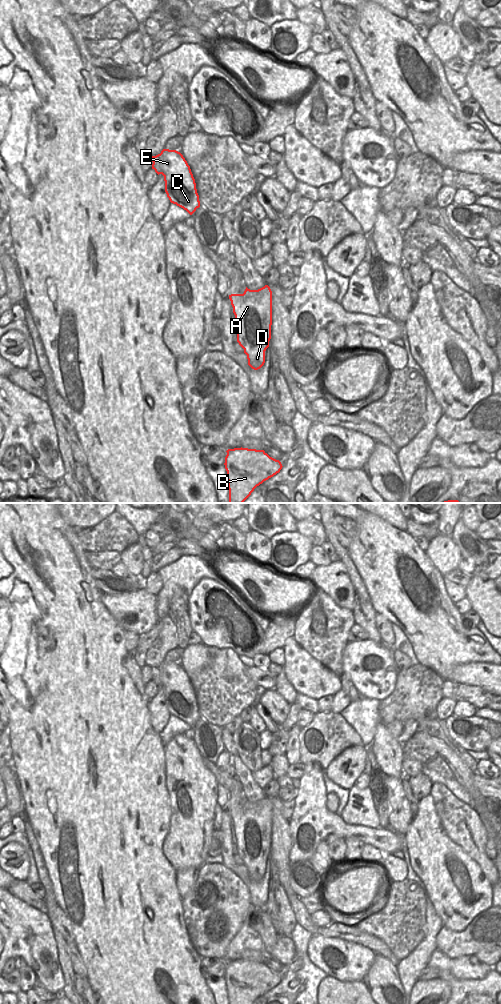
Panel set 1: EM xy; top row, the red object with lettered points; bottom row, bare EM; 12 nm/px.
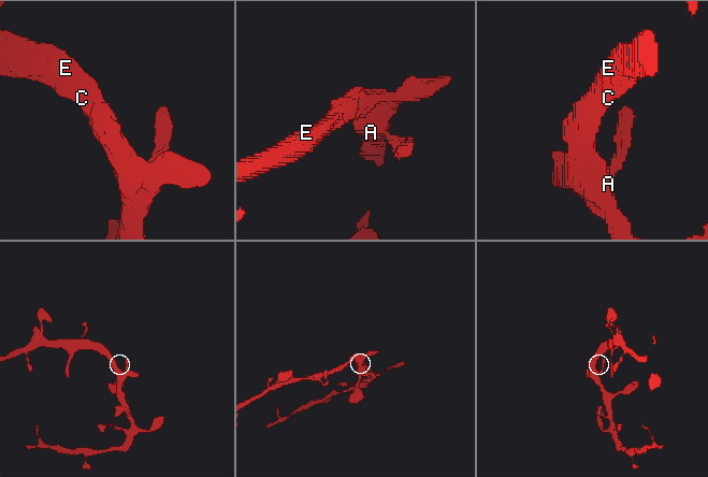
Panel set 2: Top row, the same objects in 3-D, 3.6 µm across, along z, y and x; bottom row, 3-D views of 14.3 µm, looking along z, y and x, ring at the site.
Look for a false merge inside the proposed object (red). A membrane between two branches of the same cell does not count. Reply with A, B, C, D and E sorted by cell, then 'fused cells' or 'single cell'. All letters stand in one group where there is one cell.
A B C D E; single cell

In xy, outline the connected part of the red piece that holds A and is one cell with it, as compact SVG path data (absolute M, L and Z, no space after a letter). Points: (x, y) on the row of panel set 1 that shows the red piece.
M268 285L258 290L250 290L246 287L243 294L231 294L229 299L235 315L237 342L247 355L248 365L258 370L265 363L265 351L271 339L272 291Z

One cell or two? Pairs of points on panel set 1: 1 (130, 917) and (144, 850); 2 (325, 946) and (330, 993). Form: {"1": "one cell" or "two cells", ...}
{"1": "one cell", "2": "two cells"}

